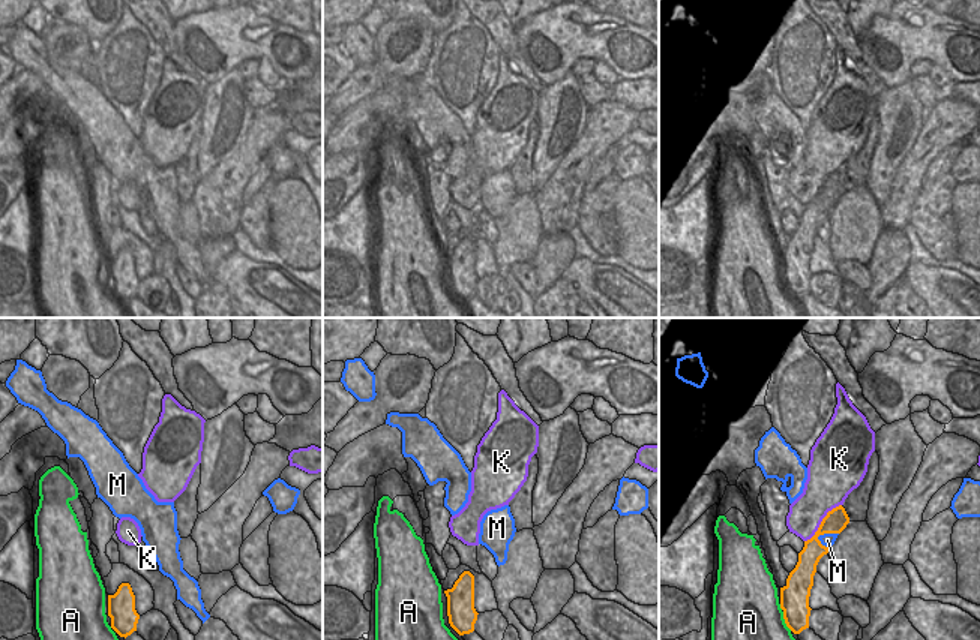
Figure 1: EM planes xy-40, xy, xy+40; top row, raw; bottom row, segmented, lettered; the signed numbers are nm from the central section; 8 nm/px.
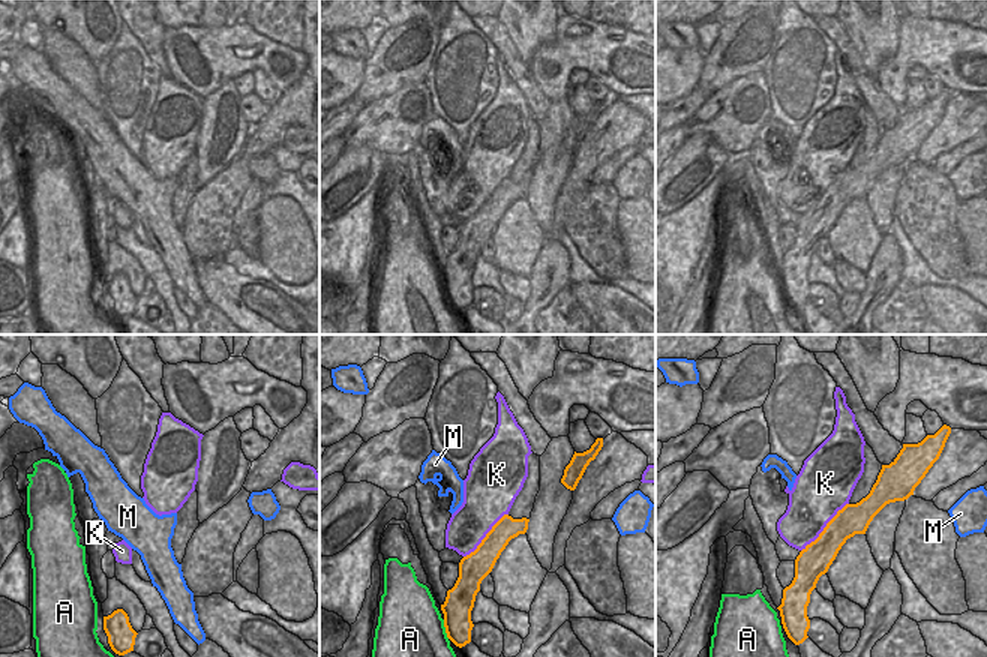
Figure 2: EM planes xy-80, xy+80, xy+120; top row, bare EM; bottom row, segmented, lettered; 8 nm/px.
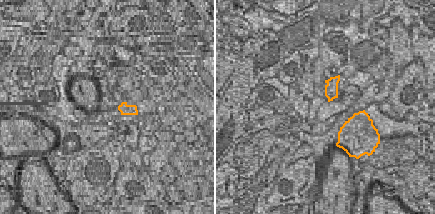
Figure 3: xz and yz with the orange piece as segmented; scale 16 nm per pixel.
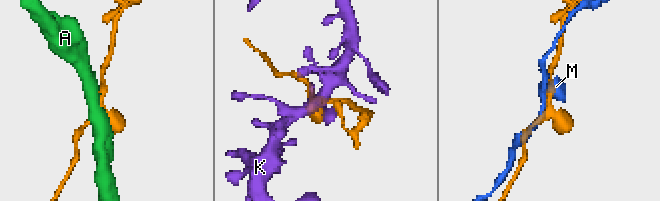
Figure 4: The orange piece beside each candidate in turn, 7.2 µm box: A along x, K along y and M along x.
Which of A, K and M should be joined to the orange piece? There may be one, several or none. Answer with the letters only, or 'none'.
none

